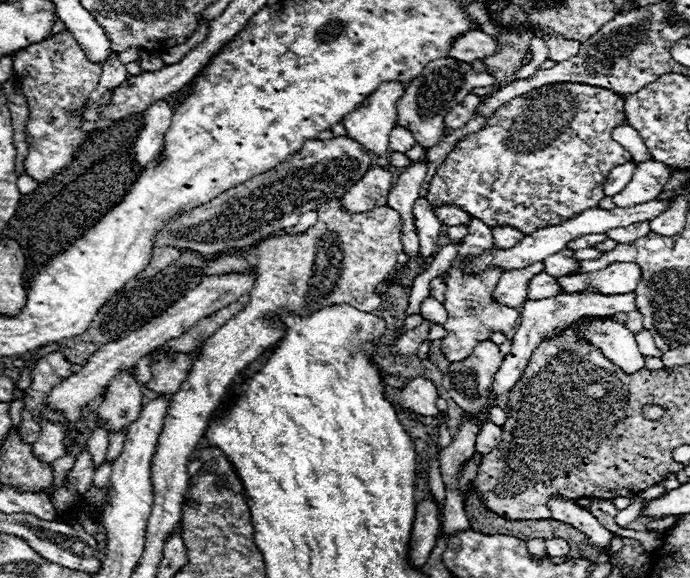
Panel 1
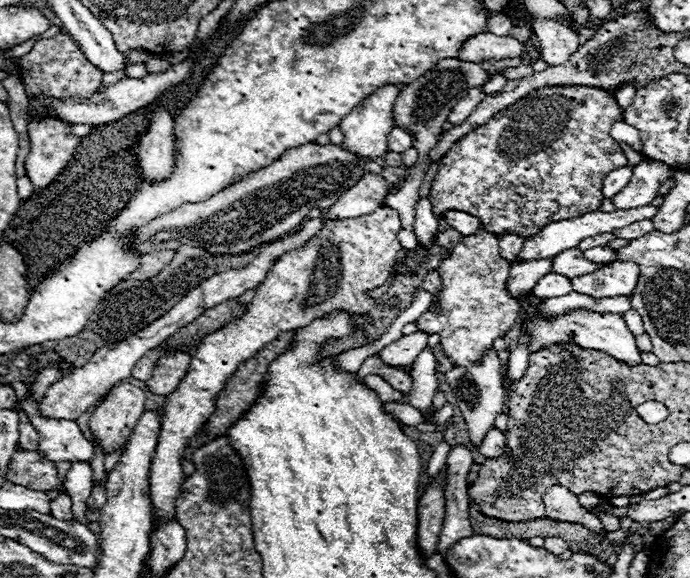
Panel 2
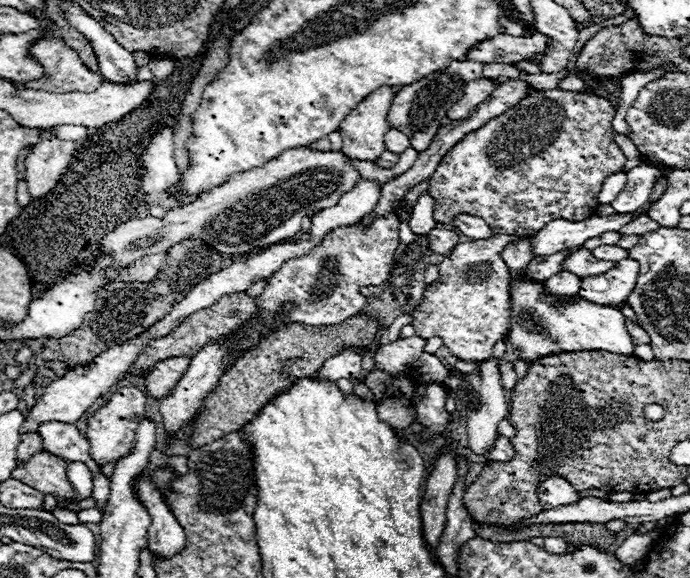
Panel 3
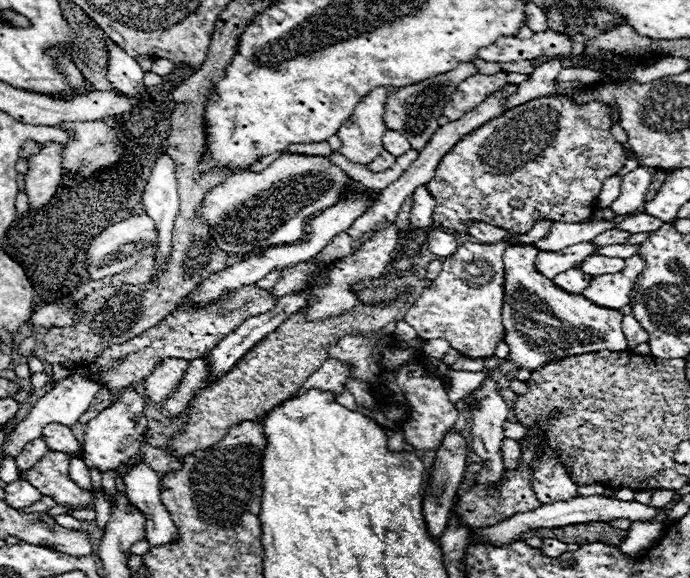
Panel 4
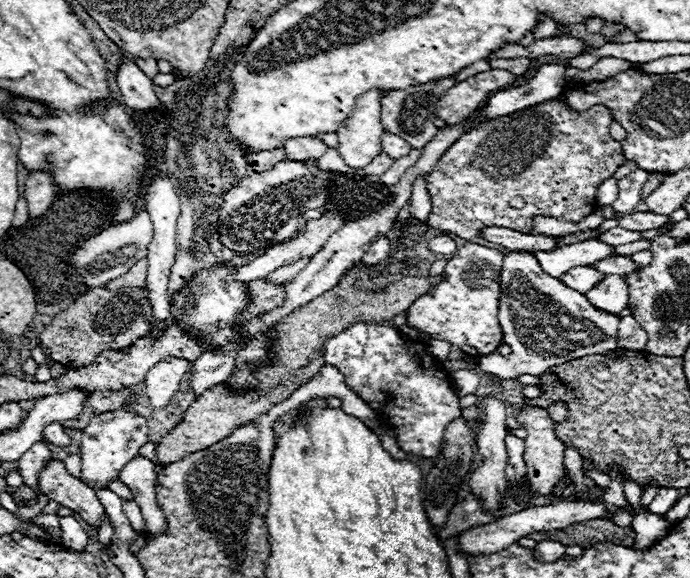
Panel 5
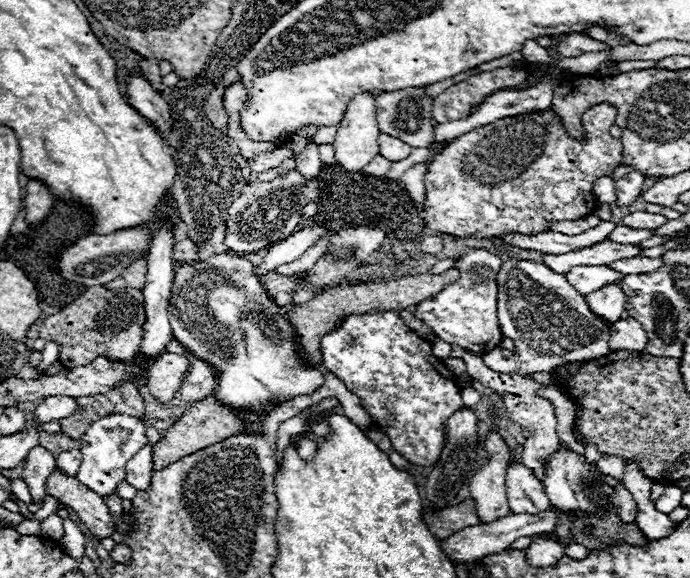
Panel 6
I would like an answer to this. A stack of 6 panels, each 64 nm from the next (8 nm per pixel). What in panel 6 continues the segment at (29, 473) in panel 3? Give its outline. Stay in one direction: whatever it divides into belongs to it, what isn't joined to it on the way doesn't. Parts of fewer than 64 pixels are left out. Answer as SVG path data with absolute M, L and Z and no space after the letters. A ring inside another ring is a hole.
M56 468L46 478L46 492L54 496L60 504L70 506L96 538L106 538L114 534L114 522L104 500L82 486L76 478L66 476Z

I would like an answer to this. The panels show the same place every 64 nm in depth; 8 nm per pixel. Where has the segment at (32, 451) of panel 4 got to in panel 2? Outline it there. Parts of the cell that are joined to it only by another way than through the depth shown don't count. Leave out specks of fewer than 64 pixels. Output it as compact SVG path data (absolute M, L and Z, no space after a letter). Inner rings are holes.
M20 416L18 432L20 432L20 440L18 440L20 448L24 448L24 450L36 450L38 448L39 435L36 428L30 424L28 416Z

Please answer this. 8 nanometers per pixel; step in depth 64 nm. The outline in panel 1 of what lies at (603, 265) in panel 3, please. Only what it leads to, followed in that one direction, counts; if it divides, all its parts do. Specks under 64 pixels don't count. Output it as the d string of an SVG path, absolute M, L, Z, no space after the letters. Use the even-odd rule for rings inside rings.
M560 250L558 254L552 254L550 258L544 258L544 272L550 276L568 276L574 274L578 260L572 260L572 250Z

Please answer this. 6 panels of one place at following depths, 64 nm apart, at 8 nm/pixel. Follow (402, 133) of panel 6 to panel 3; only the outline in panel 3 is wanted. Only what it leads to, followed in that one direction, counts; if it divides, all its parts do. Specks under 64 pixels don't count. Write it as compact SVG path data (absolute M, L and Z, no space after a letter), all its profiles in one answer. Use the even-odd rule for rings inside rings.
M454 60L444 70L438 70L436 74L428 74L426 78L406 88L400 88L388 112L390 126L402 130L410 138L414 150L418 152L428 150L428 146L432 144L434 136L442 126L442 118L448 116L448 110L452 108L452 104L462 96L464 84L478 78L482 78L482 64L470 62L470 60Z

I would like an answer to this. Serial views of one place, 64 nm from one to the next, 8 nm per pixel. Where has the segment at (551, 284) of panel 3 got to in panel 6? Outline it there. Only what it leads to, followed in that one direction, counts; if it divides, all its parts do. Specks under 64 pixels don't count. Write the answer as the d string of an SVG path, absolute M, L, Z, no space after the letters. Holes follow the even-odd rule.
M574 266L574 270L570 270L566 274L566 280L582 294L590 294L594 290L600 290L602 286L610 284L610 282L620 282L624 278L624 274L614 274L614 270L606 268L606 266Z

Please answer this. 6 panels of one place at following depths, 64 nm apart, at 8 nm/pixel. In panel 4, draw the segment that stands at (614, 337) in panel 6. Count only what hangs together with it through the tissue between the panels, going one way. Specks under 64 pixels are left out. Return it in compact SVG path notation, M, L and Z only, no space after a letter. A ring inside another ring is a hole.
M632 314L622 318L622 330L626 332L626 338L630 338L630 348L636 348L642 342L648 342L648 334L644 332L644 328L636 322L636 318Z

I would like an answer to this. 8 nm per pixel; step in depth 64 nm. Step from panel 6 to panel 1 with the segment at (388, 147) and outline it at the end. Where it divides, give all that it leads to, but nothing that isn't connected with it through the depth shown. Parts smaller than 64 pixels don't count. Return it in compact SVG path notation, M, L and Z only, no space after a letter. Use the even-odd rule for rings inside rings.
M394 126L394 130L390 132L390 150L392 152L406 152L414 144L416 144L416 140L410 130L406 130L404 126Z

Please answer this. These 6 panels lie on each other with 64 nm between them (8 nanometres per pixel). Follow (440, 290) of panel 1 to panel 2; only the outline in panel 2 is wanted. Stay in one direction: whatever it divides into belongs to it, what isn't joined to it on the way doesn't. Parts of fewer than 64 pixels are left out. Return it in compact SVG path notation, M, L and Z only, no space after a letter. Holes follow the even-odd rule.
M430 270L430 272L426 274L426 278L424 278L424 288L430 290L434 296L440 294L440 290L442 290L442 282L440 282L440 274L438 274L436 270Z

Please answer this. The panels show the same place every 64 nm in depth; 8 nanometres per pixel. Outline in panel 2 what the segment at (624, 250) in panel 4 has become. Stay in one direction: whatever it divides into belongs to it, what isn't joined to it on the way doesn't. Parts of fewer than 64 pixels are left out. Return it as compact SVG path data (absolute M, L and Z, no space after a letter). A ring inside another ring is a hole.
M602 246L602 248L592 248L592 250L586 250L584 252L584 258L590 260L590 262L600 262L600 264L608 264L608 262L614 262L614 250L608 248L608 246Z

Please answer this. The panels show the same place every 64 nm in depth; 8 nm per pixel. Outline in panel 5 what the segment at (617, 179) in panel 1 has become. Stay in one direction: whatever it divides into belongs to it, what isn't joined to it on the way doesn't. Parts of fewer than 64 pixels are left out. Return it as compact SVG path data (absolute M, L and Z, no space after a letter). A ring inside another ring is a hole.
M606 178L606 182L602 182L602 186L598 188L596 202L598 202L600 206L610 206L616 198L618 198L618 180Z

